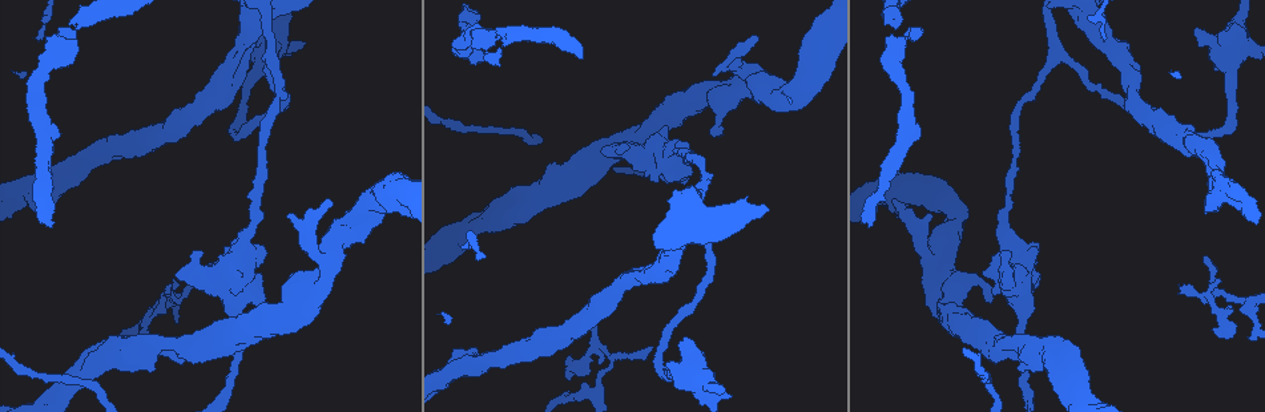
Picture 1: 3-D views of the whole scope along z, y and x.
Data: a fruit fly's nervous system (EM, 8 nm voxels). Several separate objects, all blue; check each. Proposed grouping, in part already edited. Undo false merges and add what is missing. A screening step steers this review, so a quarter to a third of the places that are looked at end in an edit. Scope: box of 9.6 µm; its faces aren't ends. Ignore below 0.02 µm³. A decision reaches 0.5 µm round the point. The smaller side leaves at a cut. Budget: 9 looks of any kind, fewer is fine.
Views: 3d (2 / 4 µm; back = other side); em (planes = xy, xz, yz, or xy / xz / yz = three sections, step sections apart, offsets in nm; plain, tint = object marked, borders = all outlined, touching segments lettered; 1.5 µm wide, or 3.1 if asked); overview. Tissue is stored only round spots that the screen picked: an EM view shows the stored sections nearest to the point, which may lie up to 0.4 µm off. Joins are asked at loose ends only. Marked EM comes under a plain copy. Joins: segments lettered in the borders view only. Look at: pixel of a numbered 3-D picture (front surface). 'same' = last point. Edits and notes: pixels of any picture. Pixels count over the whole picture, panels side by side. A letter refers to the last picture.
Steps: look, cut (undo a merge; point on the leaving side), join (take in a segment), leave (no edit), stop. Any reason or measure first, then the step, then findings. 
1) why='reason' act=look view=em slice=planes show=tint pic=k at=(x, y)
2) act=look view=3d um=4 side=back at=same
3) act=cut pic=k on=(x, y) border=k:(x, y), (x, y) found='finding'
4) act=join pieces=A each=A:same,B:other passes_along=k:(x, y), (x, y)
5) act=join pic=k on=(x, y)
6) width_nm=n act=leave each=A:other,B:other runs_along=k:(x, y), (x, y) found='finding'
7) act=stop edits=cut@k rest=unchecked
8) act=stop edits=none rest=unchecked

why='tapers out' act=look view=3d um=2 pic=1 at=(1178, 285)

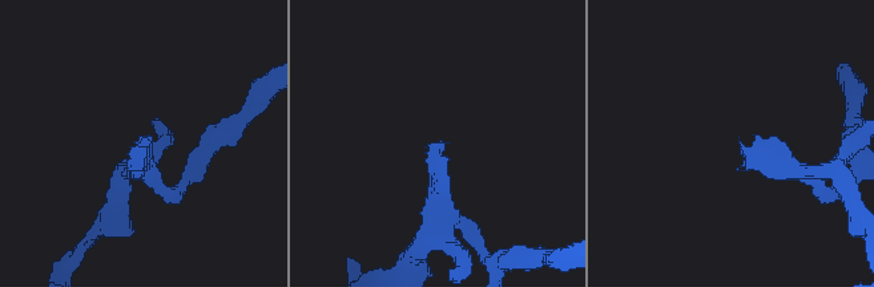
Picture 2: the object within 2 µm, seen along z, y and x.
act=look view=em slice=xy step=8 show=borders pic=2 at=(146, 137)

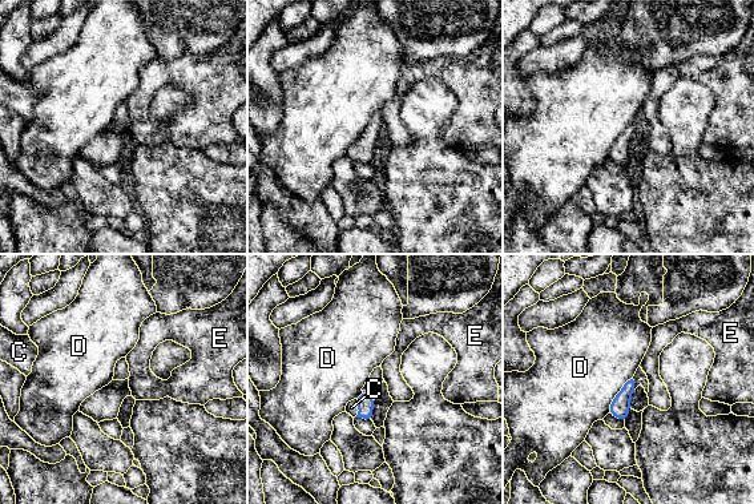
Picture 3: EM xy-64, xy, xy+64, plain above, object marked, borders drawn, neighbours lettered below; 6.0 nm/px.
why='cut it another way' act=look view=em slice=planes show=borders at=same

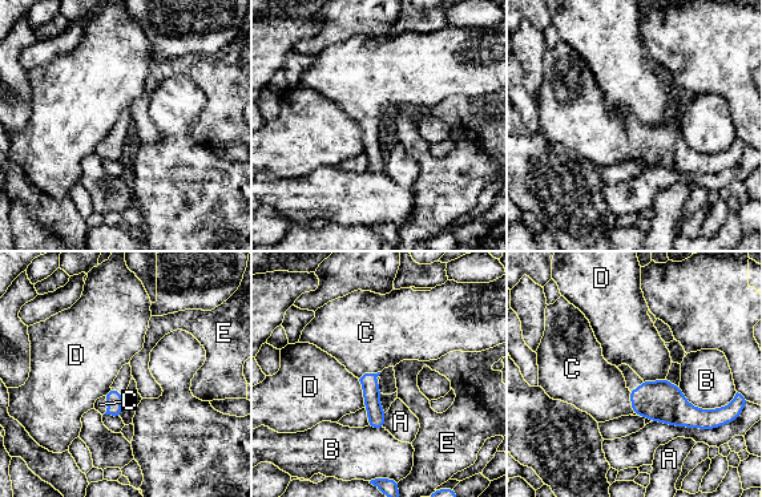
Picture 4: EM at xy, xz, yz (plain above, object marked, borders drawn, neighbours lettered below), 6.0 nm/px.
act=join pic=4 on=(593, 386) each=A:other,B:other,C:same,D:other,E:other passes_along=4:(661, 401), (631, 400), (593, 386) found='it goes on there'

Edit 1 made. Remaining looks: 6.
why='see it whole again' act=look view=overview

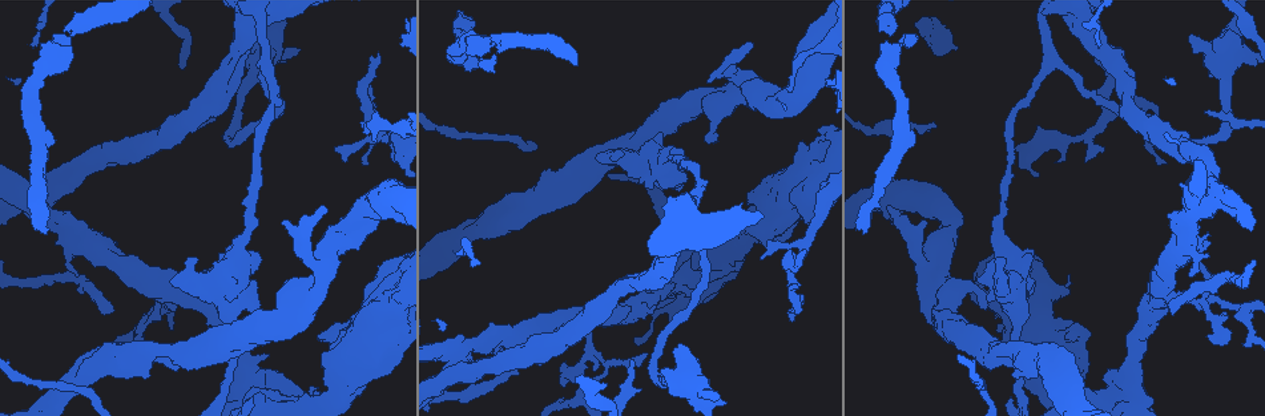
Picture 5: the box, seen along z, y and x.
why='calibre changes' act=look view=3d um=4 pic=5 at=(998, 250)

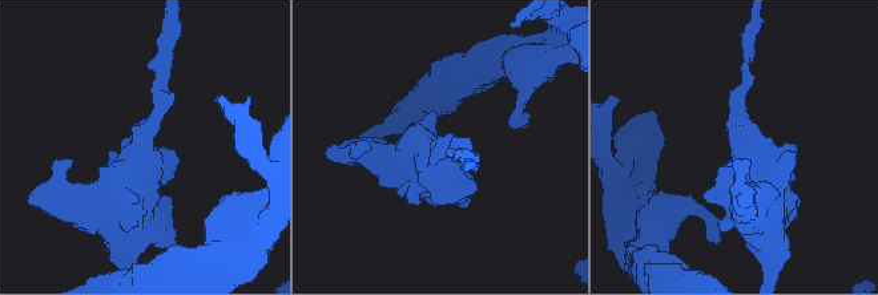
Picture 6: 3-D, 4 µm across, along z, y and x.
arm_widths_nm=200,650 why='shape alone is not enough' act=look view=em slice=xy step=4 show=tint pic=6 at=(440, 147)

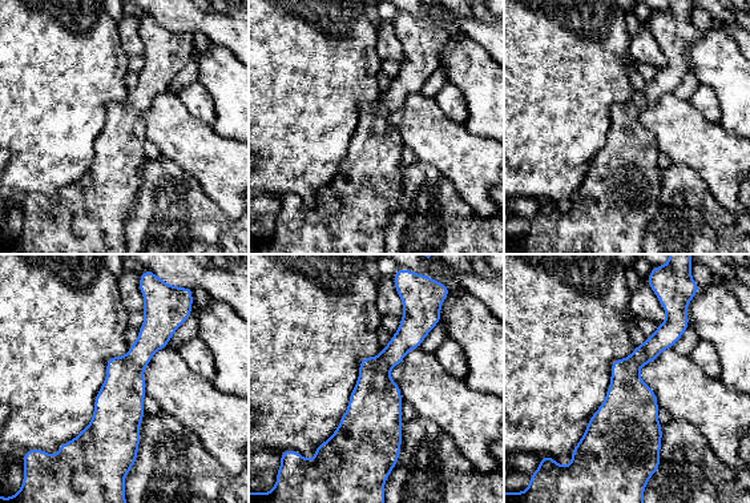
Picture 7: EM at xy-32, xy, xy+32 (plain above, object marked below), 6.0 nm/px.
act=look view=em slice=planes show=borders at=same

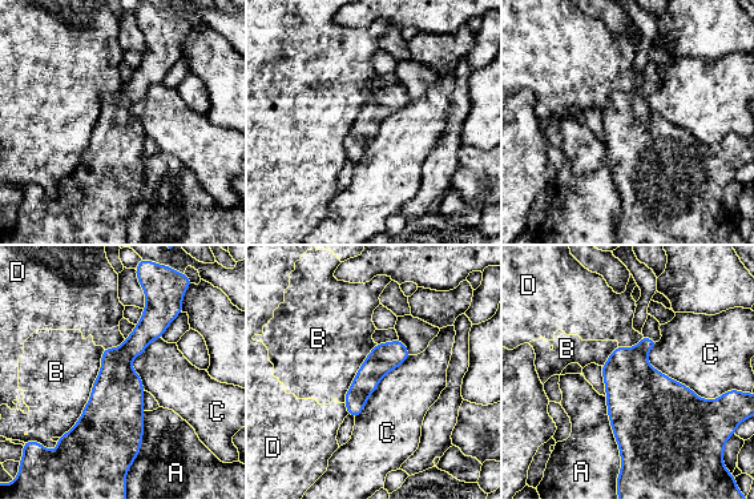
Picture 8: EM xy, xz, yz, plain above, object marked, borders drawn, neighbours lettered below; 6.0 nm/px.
width_nm=380 act=leave each=A:other,B:other,C:other,D:other border=8:(604, 397), (620, 458), (617, 489) found='all the same neuron'

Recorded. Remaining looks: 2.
why='long arm stops here' act=look view=em slice=planes show=borders pic=5 at=(45, 234)

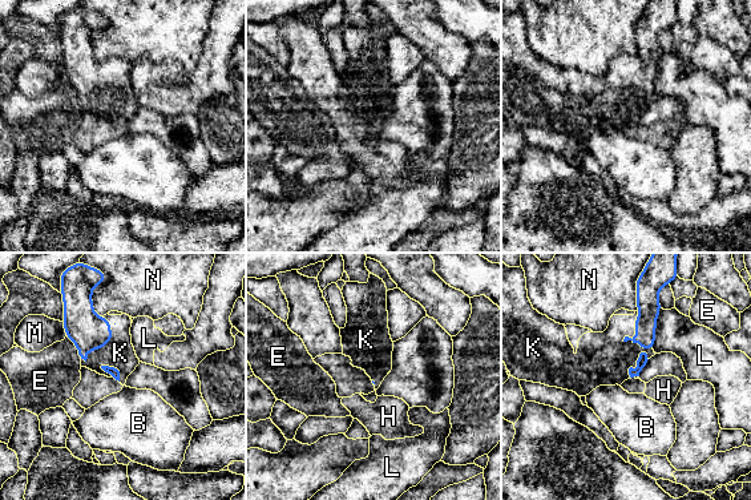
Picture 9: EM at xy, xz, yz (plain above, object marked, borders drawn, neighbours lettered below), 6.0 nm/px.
longest_contact=K:280nm act=join pic=9 on=(602, 358) each=B:other,E:other,H:other,K:same,L:other,M:other,N:other passes_along=9:(647, 297), (634, 335), (602, 358) found='the neuron continues'

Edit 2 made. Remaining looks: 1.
act=stop edits=join@4,join@9 rest=unchecked

